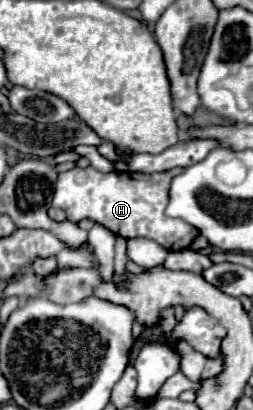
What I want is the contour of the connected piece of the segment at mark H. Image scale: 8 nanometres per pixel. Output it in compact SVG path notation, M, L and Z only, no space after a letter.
M73 168L59 174L53 206L65 210L67 220L81 222L85 218L109 228L117 236L123 238L151 238L161 244L169 252L185 250L199 236L191 224L165 216L167 194L171 186L171 178L181 174L185 168L173 168L155 174L139 174L139 172L109 172L103 174L95 168Z

